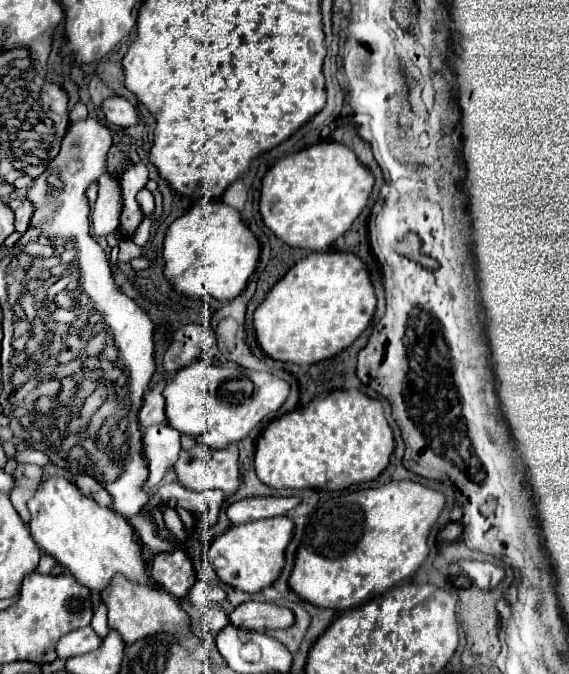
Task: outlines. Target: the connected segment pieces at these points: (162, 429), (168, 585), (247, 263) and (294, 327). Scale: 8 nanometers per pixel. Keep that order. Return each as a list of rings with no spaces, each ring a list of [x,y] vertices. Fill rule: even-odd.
[[[150,425],[142,429],[144,447],[146,447],[146,459],[148,459],[148,483],[146,487],[156,487],[168,469],[174,467],[180,453],[180,435],[170,425]]]
[[[184,551],[156,555],[152,561],[150,577],[158,587],[172,593],[176,599],[186,597],[196,583],[194,567]]]
[[[201,199],[168,227],[164,239],[164,259],[164,275],[178,291],[190,297],[234,299],[246,289],[256,271],[260,243],[244,225],[238,209],[222,201]]]
[[[342,251],[310,253],[270,289],[256,309],[256,339],[272,359],[312,365],[350,347],[370,325],[374,309],[376,293],[360,257]]]

